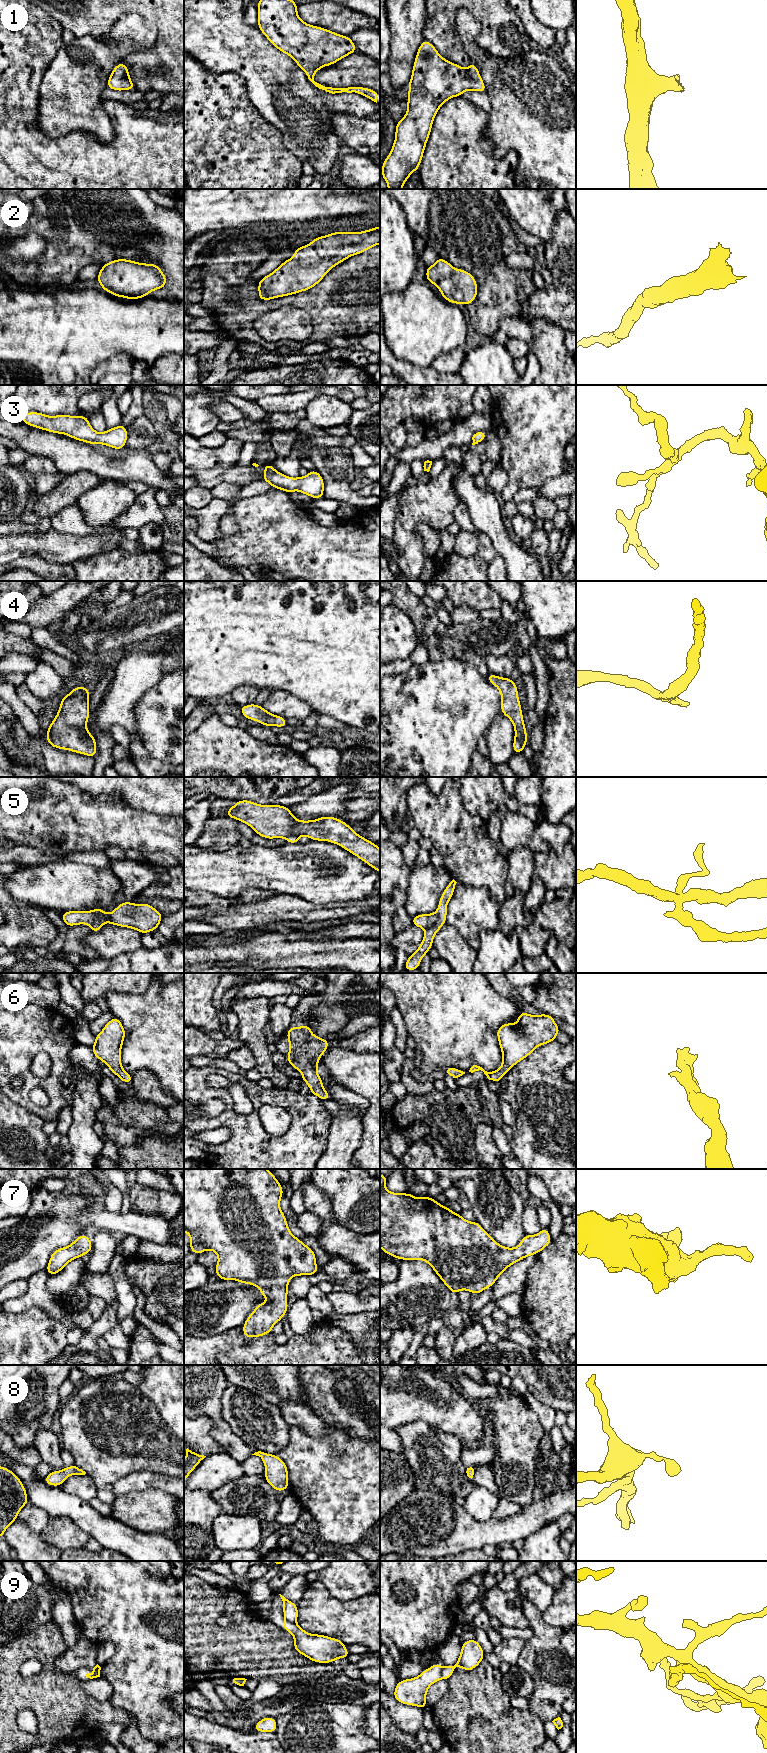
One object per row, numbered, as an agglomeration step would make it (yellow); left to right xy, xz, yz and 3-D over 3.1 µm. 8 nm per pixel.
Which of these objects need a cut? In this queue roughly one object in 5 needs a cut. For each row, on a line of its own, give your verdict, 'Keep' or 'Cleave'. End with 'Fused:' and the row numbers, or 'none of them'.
1: Keep
2: Keep
3: Keep
4: Keep
5: Cleave
6: Keep
7: Keep
8: Keep
9: Cleave
Fused: 5, 9

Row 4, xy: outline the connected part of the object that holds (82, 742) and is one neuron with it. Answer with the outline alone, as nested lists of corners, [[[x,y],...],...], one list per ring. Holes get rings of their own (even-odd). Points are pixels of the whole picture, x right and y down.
[[[77,686],[61,698],[56,717],[46,731],[47,742],[54,748],[90,756],[97,754],[96,740],[87,730],[89,689]]]

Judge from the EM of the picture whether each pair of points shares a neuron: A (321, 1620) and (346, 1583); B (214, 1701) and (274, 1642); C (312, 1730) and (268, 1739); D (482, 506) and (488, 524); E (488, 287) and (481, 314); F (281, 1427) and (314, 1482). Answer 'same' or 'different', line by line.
A: different
B: different
C: different
D: same
E: same
F: different

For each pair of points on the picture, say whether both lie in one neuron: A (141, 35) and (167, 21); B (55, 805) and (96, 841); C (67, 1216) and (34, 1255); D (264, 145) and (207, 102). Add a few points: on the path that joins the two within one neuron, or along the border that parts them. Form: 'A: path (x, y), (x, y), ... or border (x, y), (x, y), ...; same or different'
A: border (137, 14), (157, 27), (157, 40), (149, 48); different
B: path (65, 815), (70, 820), (76, 821), (86, 831); same
C: path (57, 1226), (38, 1245); same
D: path (250, 131), (231, 114), (227, 114), (221, 108); same

